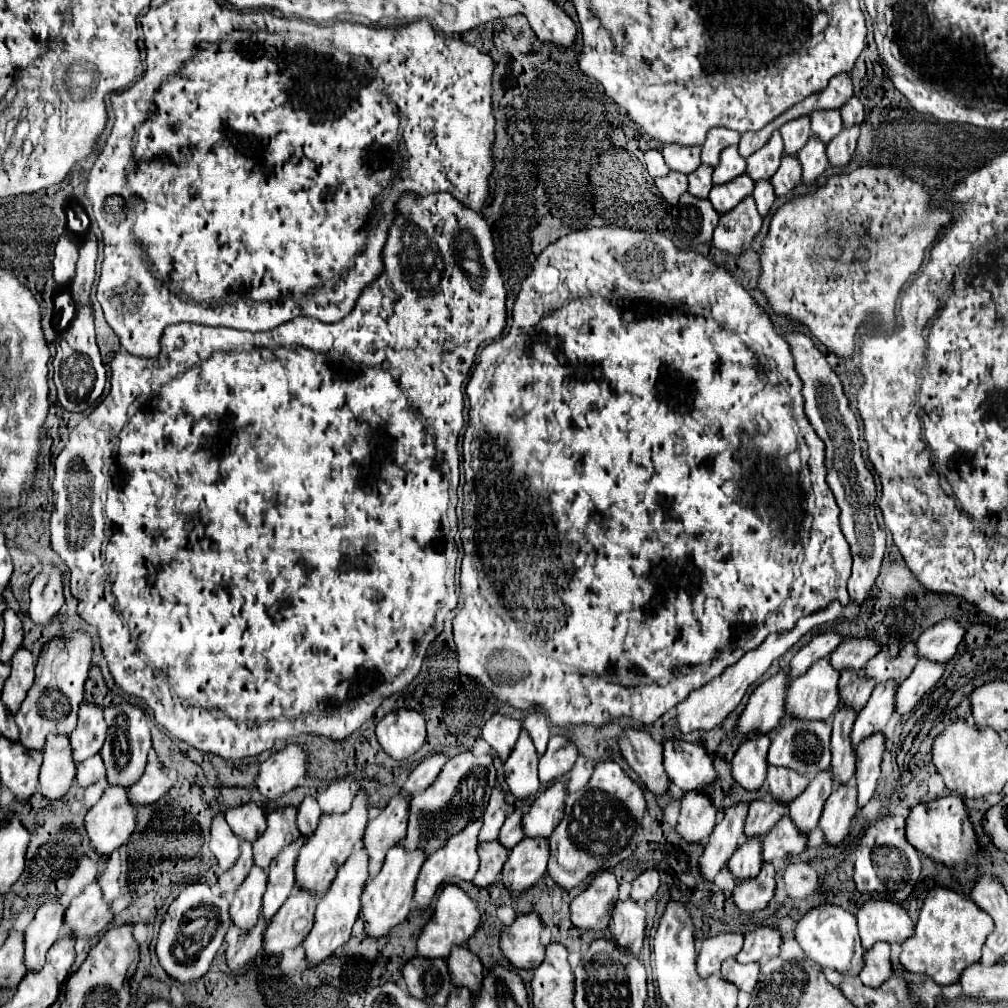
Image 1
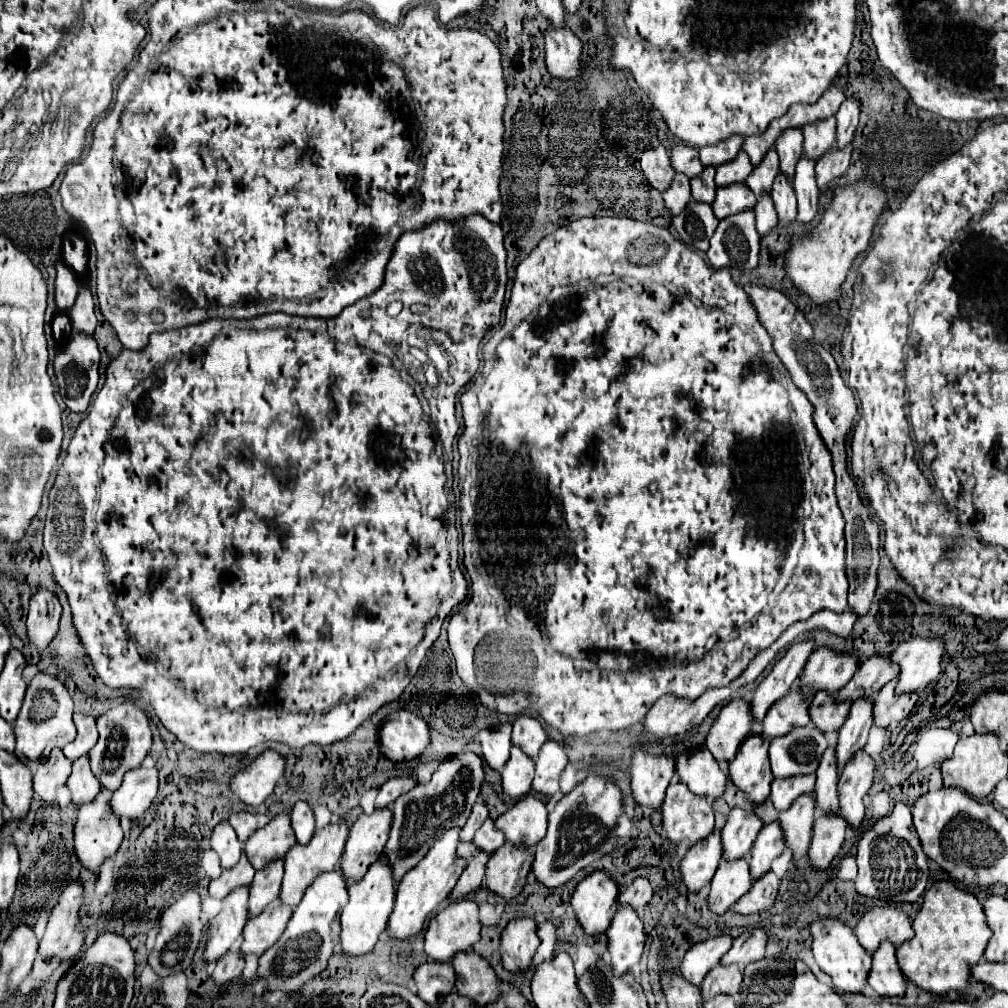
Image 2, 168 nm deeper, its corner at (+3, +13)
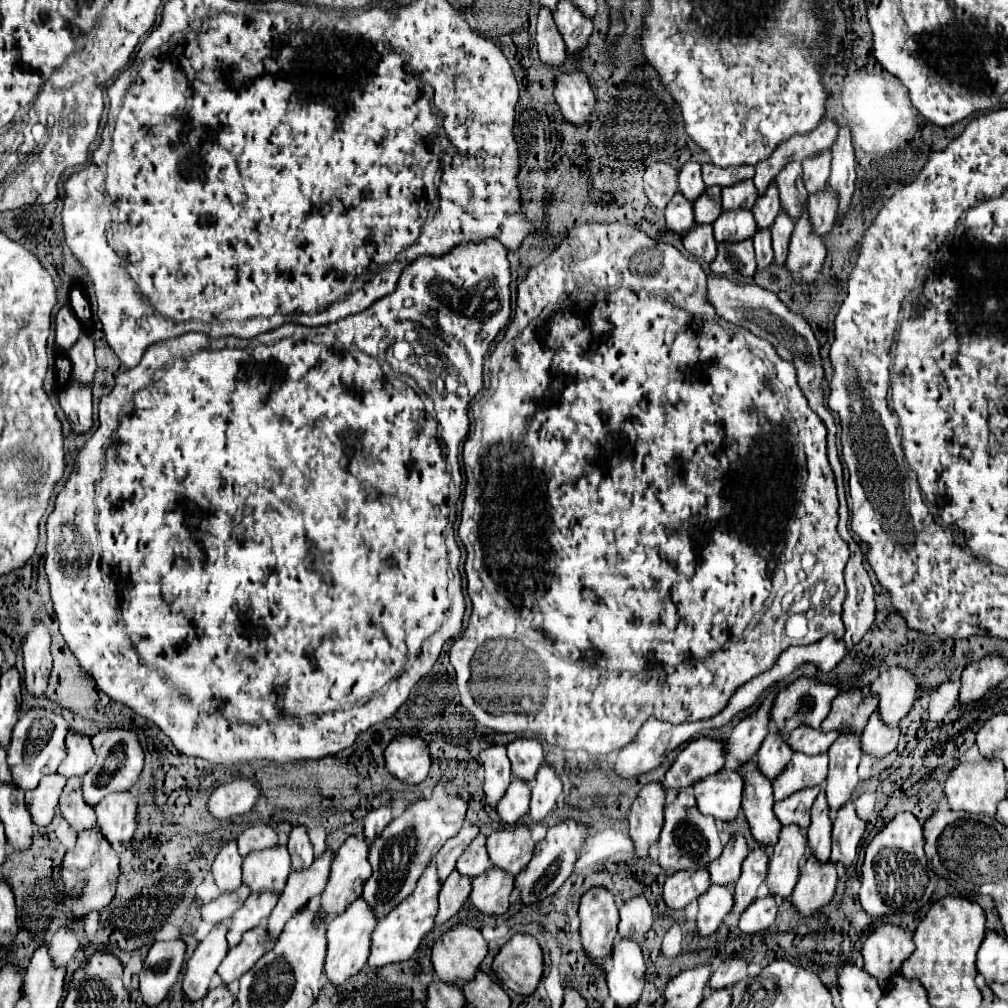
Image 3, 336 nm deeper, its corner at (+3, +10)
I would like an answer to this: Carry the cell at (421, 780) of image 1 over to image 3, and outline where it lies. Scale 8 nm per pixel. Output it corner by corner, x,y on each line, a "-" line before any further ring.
388,801
388,803
384,803
384,805
380,805
380,807
376,807
376,809
372,809
366,817
364,817
364,837
372,843
378,835
380,835
380,831
384,831
384,827
392,821
392,801

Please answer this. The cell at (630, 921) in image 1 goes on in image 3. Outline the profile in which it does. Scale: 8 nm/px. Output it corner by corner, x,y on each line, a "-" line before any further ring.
620,939
612,949
612,963
606,971
610,997
618,1007
634,1007
644,989
644,957
634,939

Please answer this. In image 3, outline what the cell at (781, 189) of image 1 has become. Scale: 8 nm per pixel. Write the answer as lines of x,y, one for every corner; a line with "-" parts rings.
780,209
774,225
772,225
772,247
774,247
774,261
776,263
784,263
786,261
786,255
788,255
788,239
792,235
792,229
794,229
794,221
792,217

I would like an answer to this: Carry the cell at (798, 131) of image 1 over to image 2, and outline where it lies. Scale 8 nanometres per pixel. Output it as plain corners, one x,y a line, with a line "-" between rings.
796,128
784,132
776,142
776,152
780,158
780,172
784,172
792,180
796,162
802,158
802,132

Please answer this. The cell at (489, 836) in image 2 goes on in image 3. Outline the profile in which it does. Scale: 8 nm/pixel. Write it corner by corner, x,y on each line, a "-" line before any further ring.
478,835
462,853
462,857
456,863
456,869
460,871
460,875
470,875
470,877
478,877
482,875
488,867
490,867
490,859
486,853
486,837

